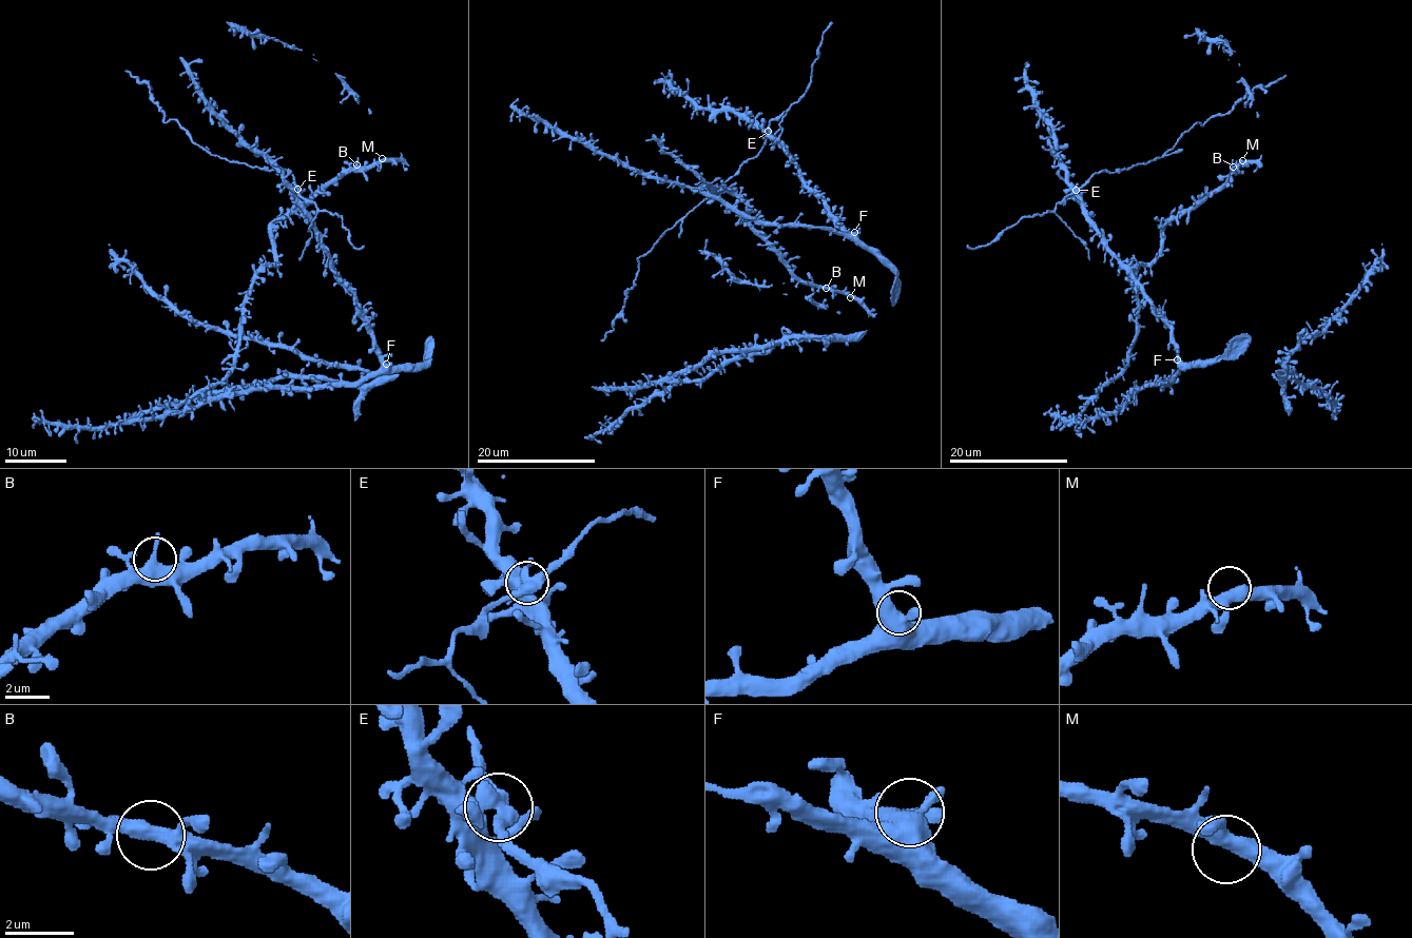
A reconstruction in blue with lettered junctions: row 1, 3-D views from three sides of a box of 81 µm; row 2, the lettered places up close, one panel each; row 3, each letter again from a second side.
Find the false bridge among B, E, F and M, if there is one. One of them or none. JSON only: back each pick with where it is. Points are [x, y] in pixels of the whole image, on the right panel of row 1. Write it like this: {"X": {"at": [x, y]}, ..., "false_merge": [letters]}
{"E": {"at": [1076, 190]}, "false_merge": ["E"]}

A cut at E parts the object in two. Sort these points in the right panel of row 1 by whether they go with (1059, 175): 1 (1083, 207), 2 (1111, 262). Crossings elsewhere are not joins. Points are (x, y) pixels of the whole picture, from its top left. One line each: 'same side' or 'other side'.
1: same side
2: same side

